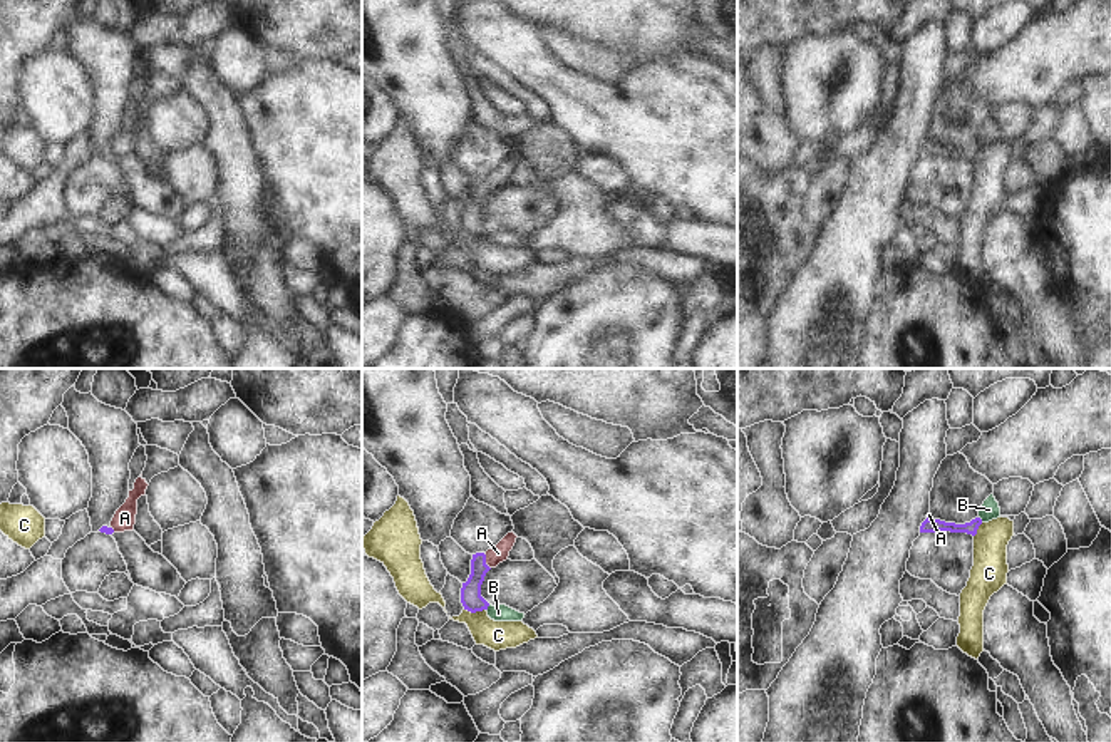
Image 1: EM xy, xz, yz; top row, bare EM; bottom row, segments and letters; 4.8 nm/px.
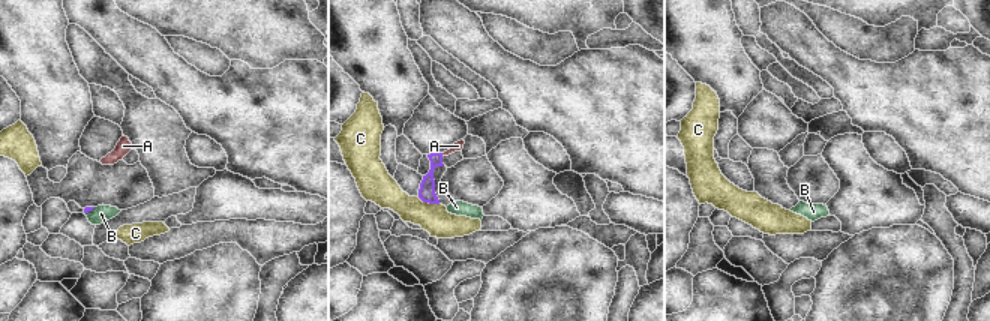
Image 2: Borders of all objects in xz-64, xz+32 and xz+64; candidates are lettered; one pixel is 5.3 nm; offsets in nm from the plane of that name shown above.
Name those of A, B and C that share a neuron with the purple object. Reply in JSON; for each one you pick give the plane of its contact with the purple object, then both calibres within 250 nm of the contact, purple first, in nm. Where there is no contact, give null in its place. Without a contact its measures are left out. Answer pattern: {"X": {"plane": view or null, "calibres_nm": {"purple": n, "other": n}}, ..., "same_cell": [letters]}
{"A": {"plane": "xz", "calibres_nm": {"purple": 100, "other": 90}}, "same_cell": ["A"]}

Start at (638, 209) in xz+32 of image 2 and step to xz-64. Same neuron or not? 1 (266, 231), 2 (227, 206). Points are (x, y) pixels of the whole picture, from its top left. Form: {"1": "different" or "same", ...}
{"1": "different", "2": "same"}

